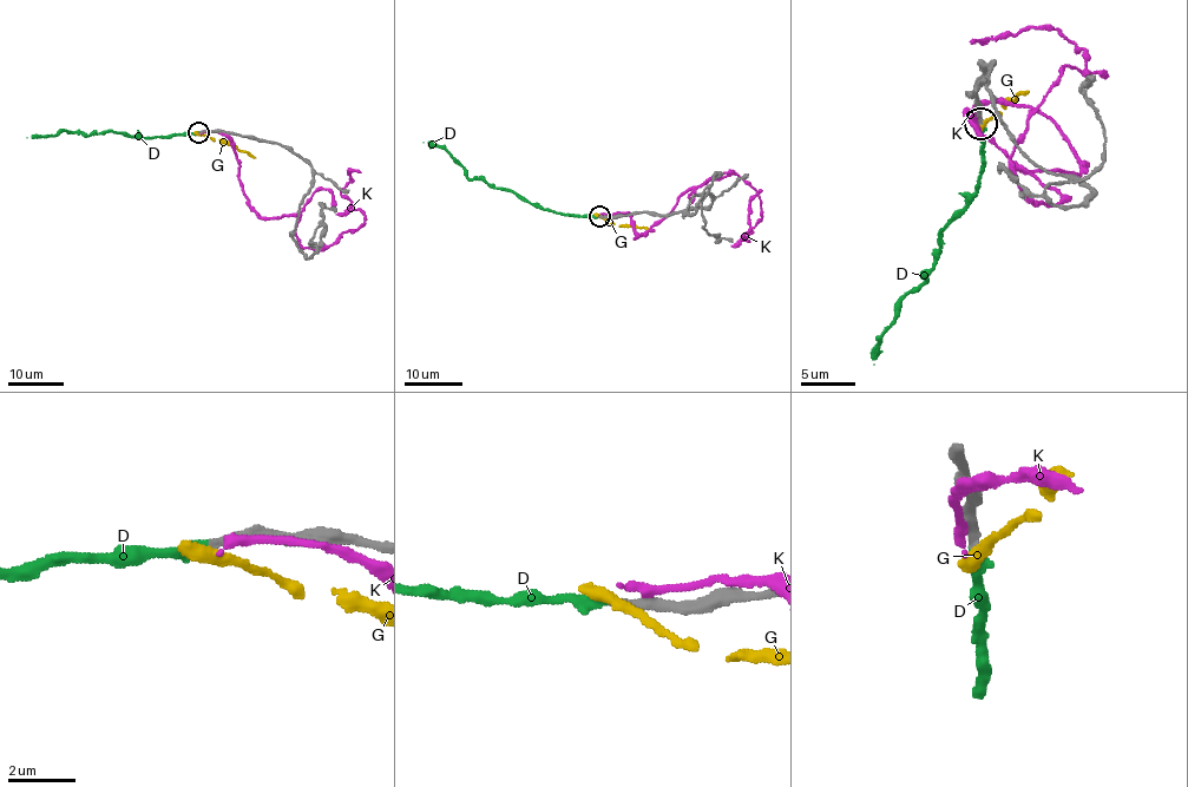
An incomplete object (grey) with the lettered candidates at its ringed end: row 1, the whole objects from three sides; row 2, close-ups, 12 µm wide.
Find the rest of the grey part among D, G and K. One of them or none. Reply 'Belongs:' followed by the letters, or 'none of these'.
Belongs: D

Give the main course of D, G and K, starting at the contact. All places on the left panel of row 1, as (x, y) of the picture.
D: (199, 131), (142, 138), (111, 131), (86, 135), (67, 130), (27, 138)
G: (199, 131), (214, 140), (231, 142), (256, 158)
K: (204, 131), (230, 140), (258, 216), (296, 216), (303, 248), (365, 224), (340, 194), (348, 169), (360, 171)

